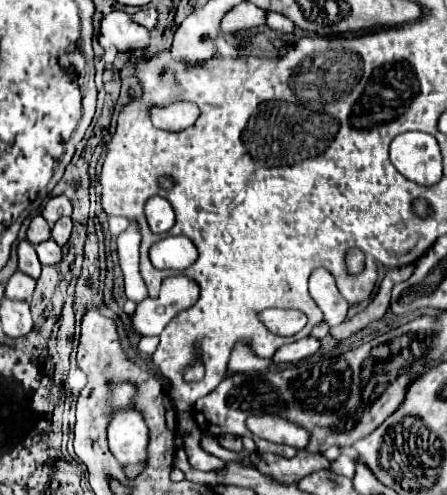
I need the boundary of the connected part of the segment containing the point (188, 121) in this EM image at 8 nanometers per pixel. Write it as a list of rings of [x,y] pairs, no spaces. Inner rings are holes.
[[[188,101],[171,103],[169,107],[153,107],[151,121],[159,129],[185,129],[193,125],[200,114],[198,107]]]

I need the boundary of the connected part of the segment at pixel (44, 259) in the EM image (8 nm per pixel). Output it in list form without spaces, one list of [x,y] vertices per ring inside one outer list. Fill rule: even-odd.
[[[47,239],[37,245],[37,255],[43,265],[55,265],[61,261],[61,247],[53,239]]]

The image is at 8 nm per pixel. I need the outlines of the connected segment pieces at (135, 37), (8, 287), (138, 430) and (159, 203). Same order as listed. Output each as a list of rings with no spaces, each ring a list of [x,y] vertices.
[[[113,11],[101,19],[99,43],[103,47],[117,47],[119,51],[145,53],[149,49],[149,31],[131,21],[131,15]]]
[[[15,271],[9,281],[5,283],[5,297],[9,299],[29,299],[33,295],[33,289],[35,289],[35,279],[21,273],[21,271]]]
[[[135,409],[115,413],[107,429],[107,441],[111,453],[127,467],[127,475],[135,477],[143,467],[147,447],[147,427],[141,413]]]
[[[151,197],[145,203],[145,217],[151,233],[165,233],[175,223],[175,212],[167,199]]]

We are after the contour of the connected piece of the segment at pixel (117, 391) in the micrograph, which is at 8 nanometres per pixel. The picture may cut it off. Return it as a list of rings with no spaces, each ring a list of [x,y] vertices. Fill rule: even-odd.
[[[123,383],[123,385],[113,387],[111,389],[111,401],[113,401],[113,405],[119,407],[119,409],[127,407],[129,401],[131,401],[131,397],[133,397],[133,391],[135,391],[135,387],[131,383]]]

